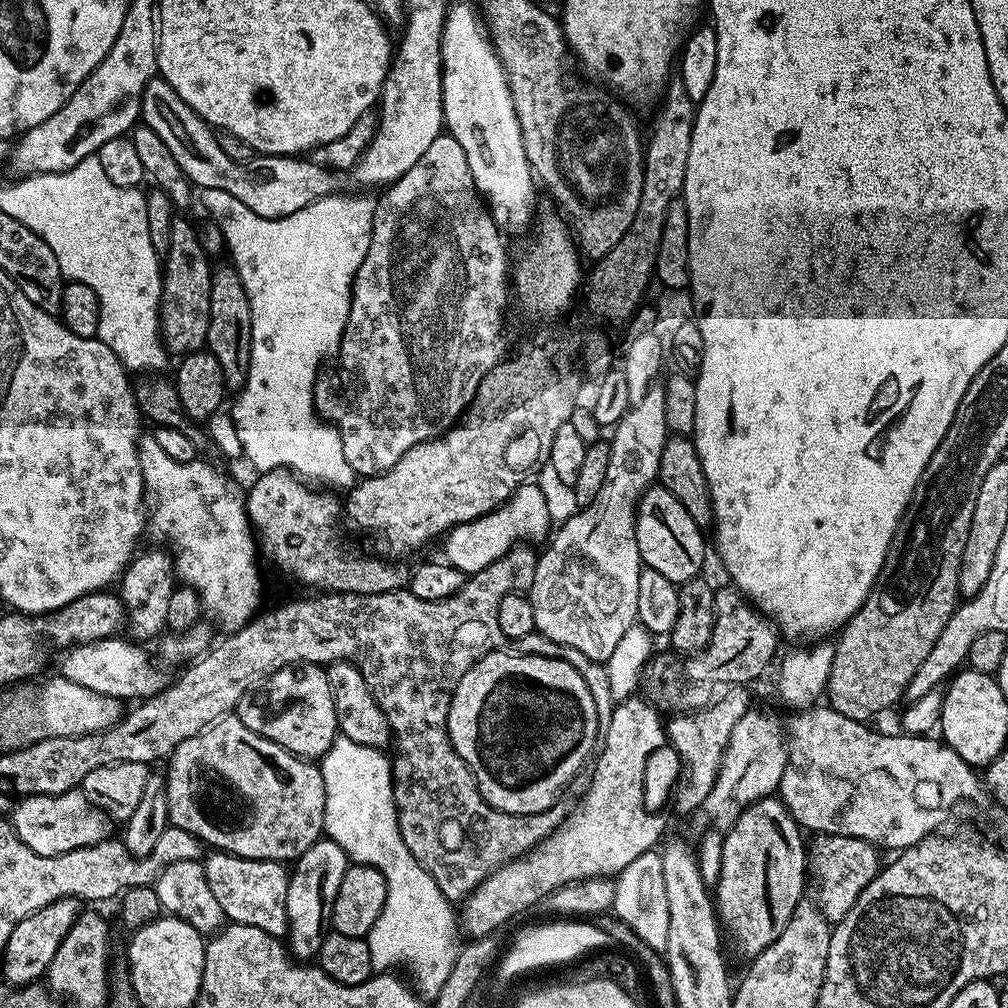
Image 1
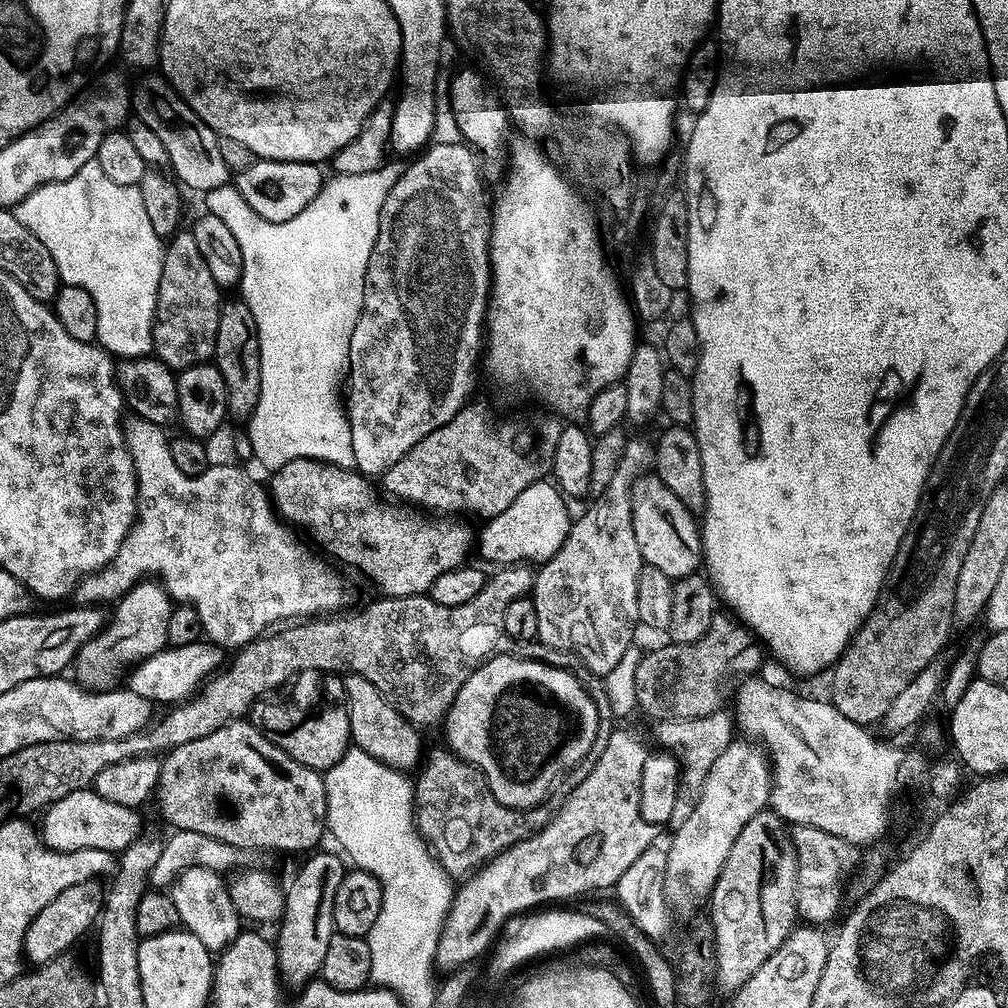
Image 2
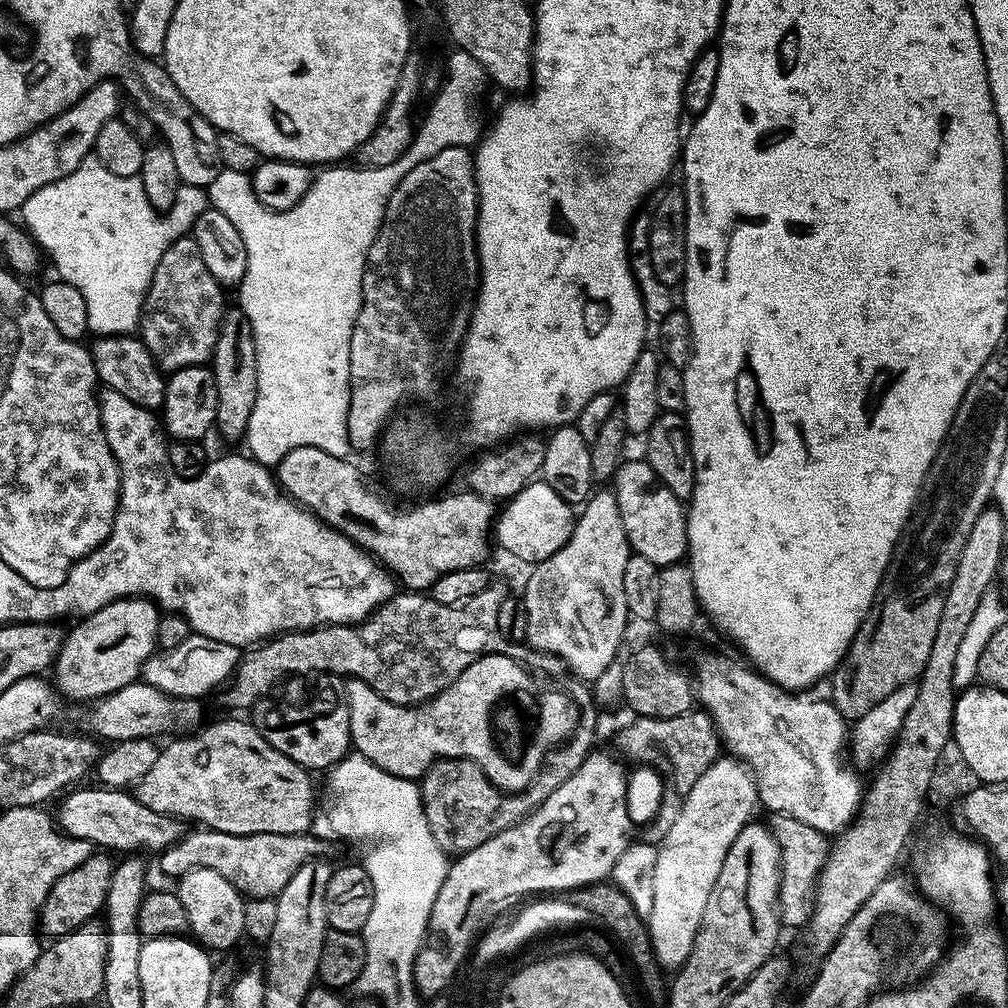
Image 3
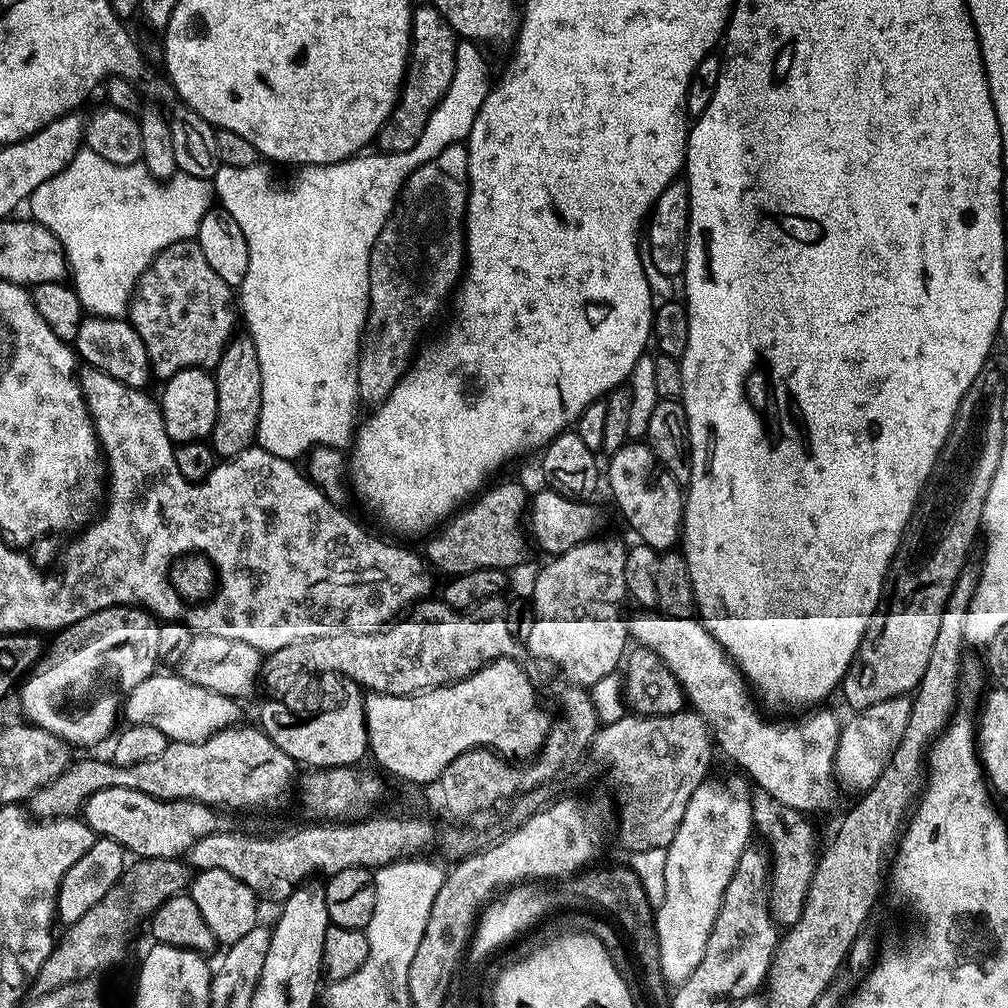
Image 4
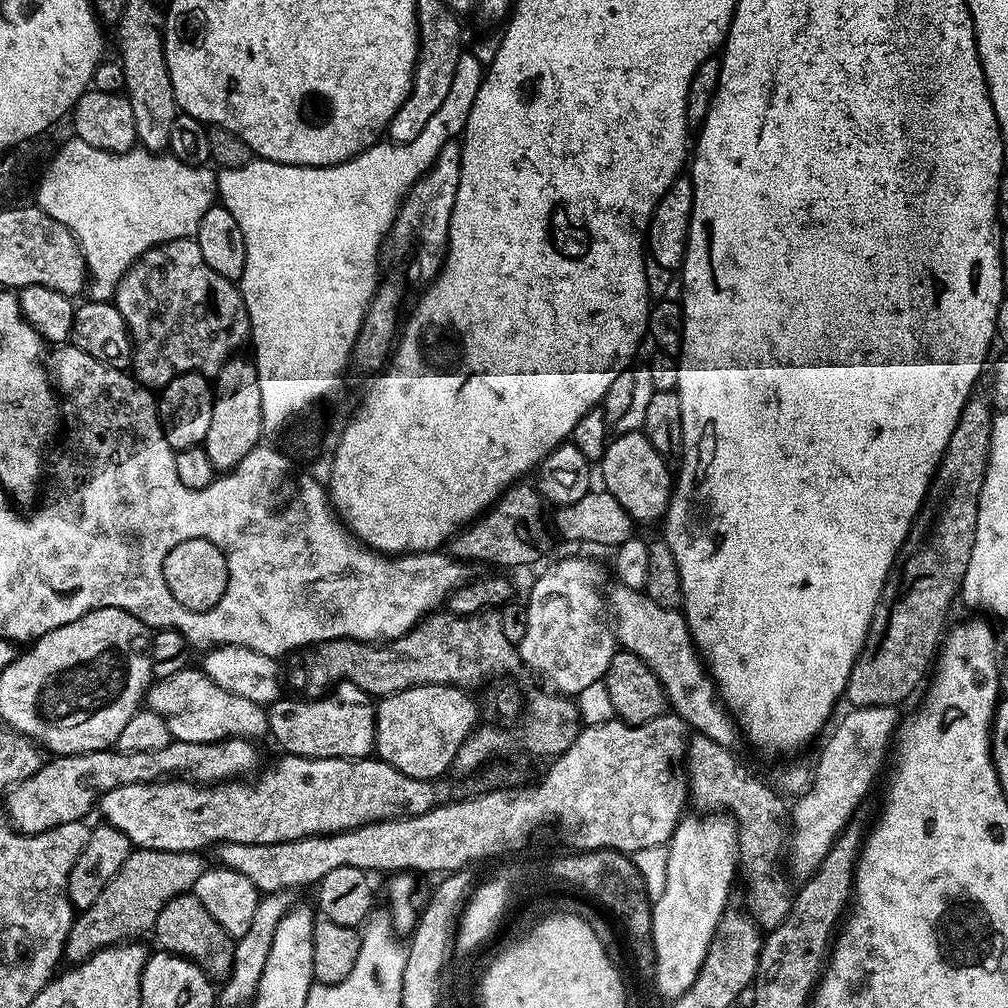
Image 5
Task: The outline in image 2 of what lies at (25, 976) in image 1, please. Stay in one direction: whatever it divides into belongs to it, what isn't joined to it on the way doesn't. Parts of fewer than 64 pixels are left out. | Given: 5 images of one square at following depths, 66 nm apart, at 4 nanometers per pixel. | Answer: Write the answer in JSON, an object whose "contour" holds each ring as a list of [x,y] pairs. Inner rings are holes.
{"contour":[[[99,879],[78,882],[74,886],[66,886],[58,898],[54,898],[30,922],[24,935],[24,951],[29,965],[39,966],[51,960],[63,957],[64,952],[88,927],[95,925],[100,919],[100,909],[104,906],[105,889],[100,888]]]}

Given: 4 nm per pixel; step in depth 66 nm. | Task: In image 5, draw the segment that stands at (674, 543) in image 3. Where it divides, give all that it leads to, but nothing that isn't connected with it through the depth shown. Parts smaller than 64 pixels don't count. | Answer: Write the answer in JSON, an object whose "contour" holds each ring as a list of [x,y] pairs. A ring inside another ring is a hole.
{"contour":[[[643,431],[620,432],[613,435],[604,446],[604,456],[598,461],[600,476],[604,479],[603,491],[609,492],[614,499],[620,503],[620,509],[624,511],[625,517],[636,520],[652,520],[663,517],[669,496],[672,495],[674,483],[673,473],[668,473],[668,464],[665,457],[644,436]]]}

